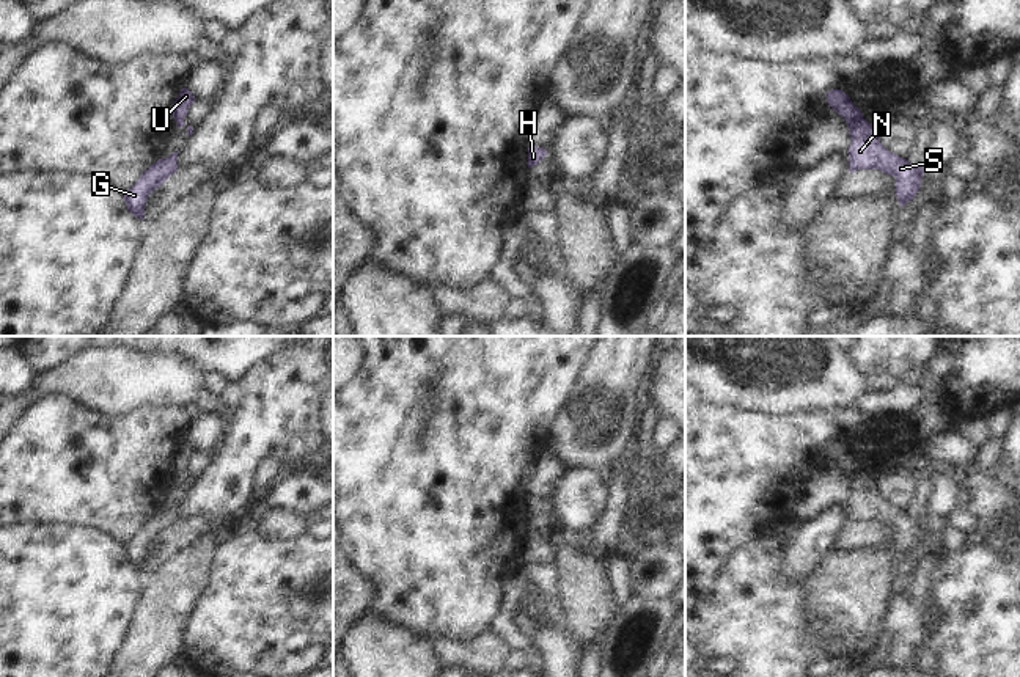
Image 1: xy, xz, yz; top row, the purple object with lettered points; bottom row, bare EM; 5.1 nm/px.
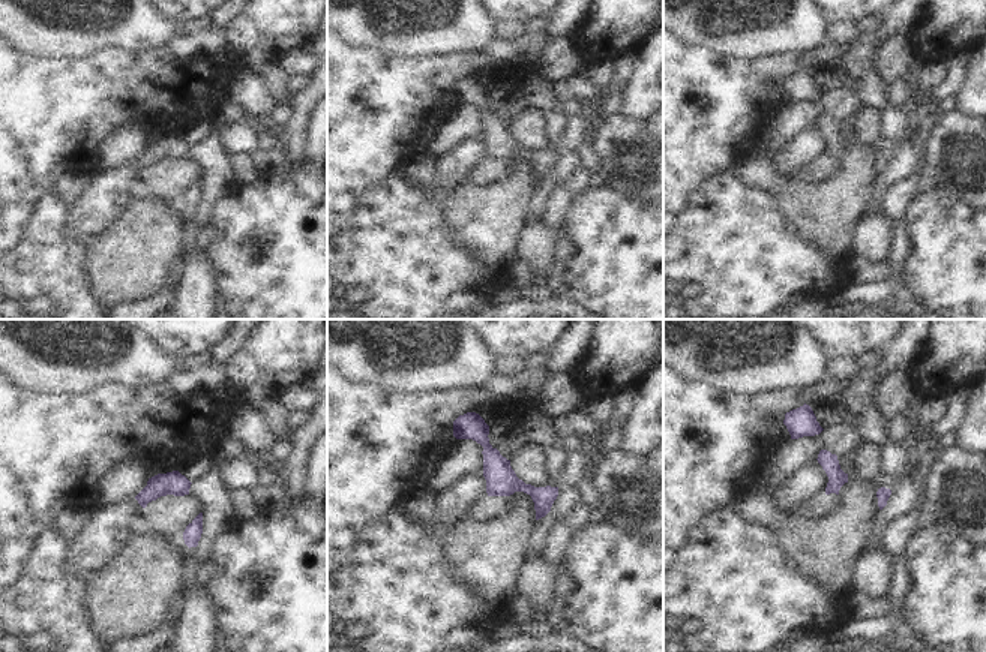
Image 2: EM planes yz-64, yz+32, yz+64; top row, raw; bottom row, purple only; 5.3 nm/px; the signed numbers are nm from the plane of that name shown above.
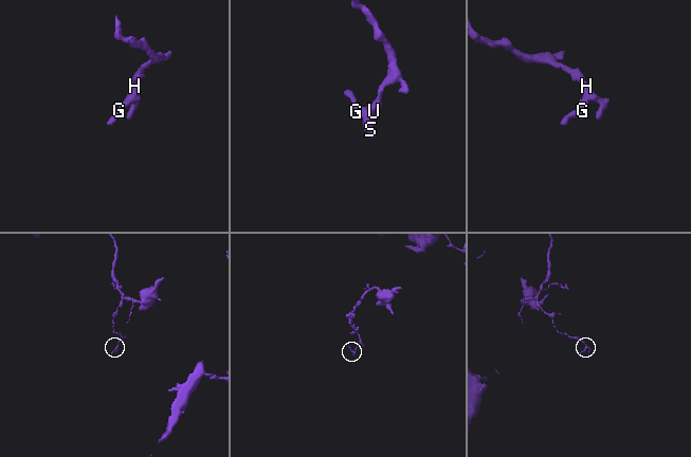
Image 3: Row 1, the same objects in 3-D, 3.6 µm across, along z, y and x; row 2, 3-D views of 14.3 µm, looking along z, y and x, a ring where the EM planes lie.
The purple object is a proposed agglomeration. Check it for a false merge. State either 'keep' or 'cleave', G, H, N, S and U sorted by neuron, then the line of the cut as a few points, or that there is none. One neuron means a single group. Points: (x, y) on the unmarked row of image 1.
keep; groups G H N S U; cut none

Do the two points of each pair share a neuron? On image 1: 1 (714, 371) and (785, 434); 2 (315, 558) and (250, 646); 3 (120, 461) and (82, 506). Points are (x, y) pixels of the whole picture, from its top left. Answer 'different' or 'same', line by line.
1: different
2: same
3: same

